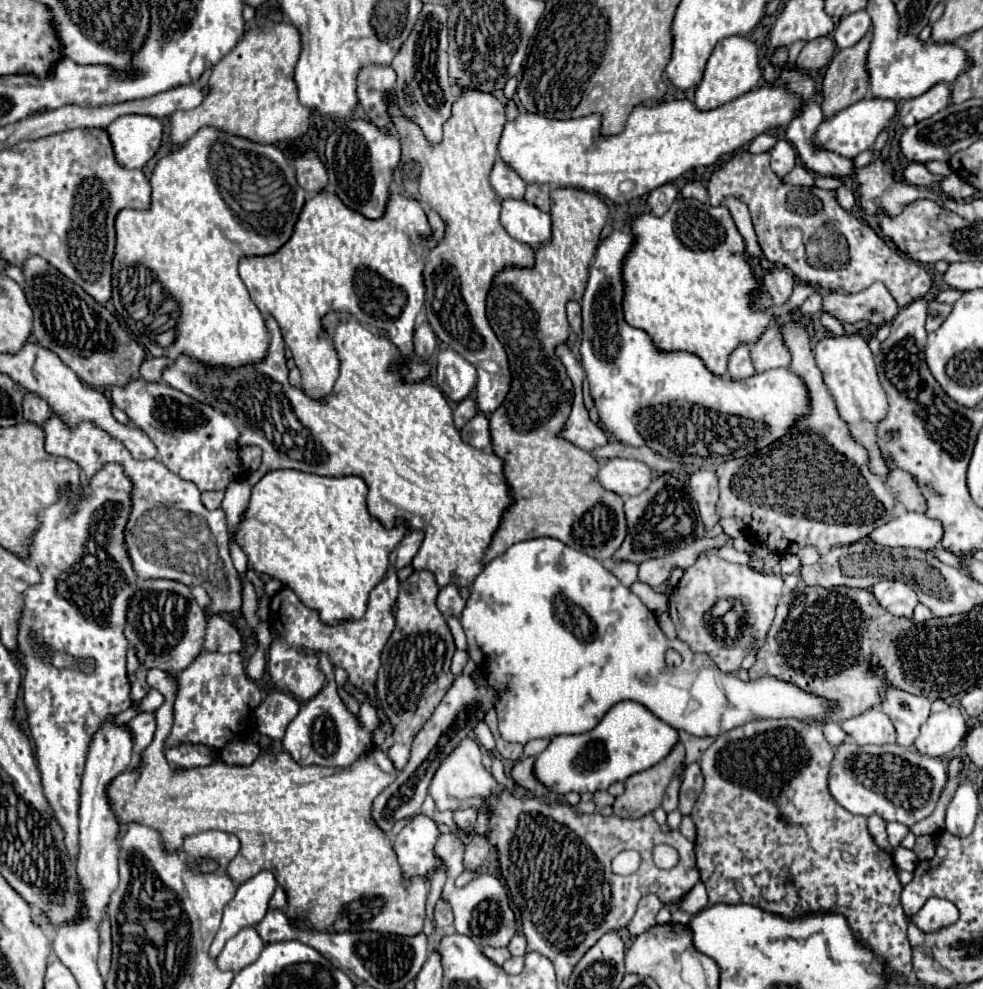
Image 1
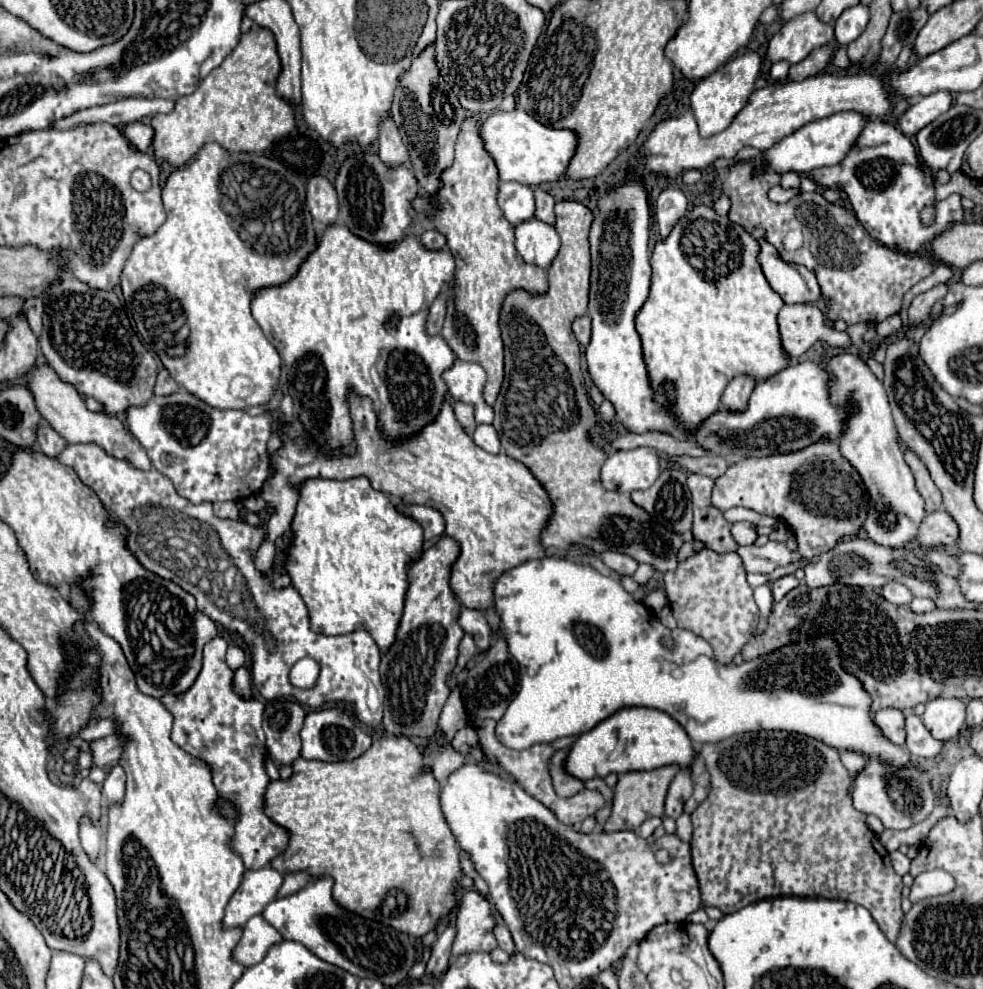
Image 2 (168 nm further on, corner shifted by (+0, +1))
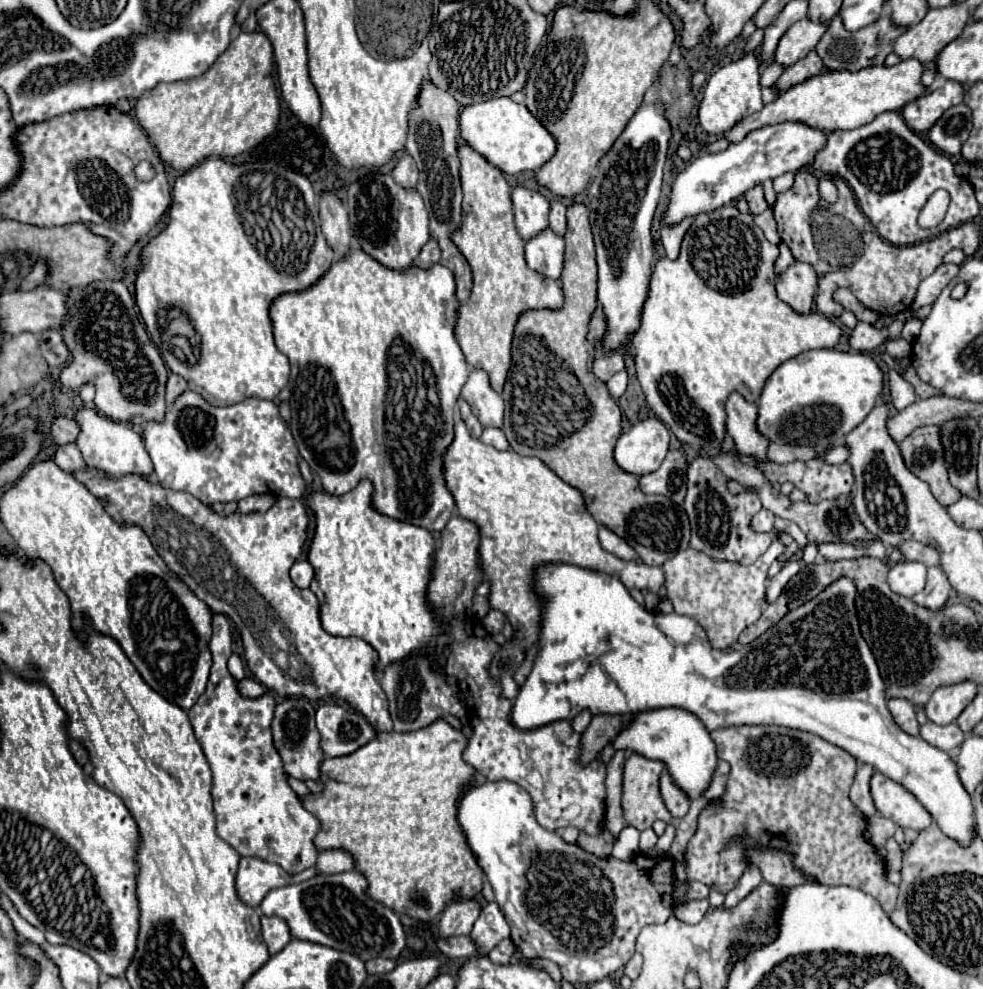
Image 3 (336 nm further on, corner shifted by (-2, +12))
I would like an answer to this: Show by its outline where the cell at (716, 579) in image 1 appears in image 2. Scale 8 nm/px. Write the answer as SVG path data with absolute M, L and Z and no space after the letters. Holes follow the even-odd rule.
M707 548L697 550L691 558L679 562L677 570L665 572L663 586L665 586L665 594L673 610L673 616L677 620L677 626L693 630L697 636L705 638L713 646L715 660L719 664L731 664L733 656L739 654L741 648L751 640L755 622L759 616L759 608L753 600L753 588L745 580L745 568L743 568L743 560L739 558L739 554L731 554L731 552L717 554L717 552L709 552Z

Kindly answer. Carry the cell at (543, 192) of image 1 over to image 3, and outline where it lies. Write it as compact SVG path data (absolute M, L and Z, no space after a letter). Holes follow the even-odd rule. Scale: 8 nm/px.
M551 199L551 211L549 211L549 227L563 235L567 229L567 221L565 221L565 203L561 199Z

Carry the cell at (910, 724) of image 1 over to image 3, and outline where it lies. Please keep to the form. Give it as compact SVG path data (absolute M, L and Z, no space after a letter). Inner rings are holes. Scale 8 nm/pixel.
M927 721L925 725L921 725L921 733L919 733L929 745L941 749L941 751L951 751L955 747L961 745L961 741L965 739L965 733L959 729L957 723L949 723L945 727L935 725L931 721Z

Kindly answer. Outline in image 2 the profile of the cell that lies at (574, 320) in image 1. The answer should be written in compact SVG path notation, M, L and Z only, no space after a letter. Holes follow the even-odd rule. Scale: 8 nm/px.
M589 316L577 318L573 324L573 332L575 332L575 338L579 340L579 344L587 346L589 338L591 338L591 318Z

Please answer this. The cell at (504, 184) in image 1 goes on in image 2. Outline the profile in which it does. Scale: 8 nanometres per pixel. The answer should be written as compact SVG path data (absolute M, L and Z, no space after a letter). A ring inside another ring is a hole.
M501 182L499 184L499 206L513 228L519 226L521 222L535 218L533 188L517 184L517 182Z

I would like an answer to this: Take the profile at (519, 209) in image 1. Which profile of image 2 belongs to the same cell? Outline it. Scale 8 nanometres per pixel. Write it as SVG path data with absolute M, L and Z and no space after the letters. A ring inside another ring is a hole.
M533 218L515 228L515 246L527 264L547 270L555 260L561 242L553 226Z

